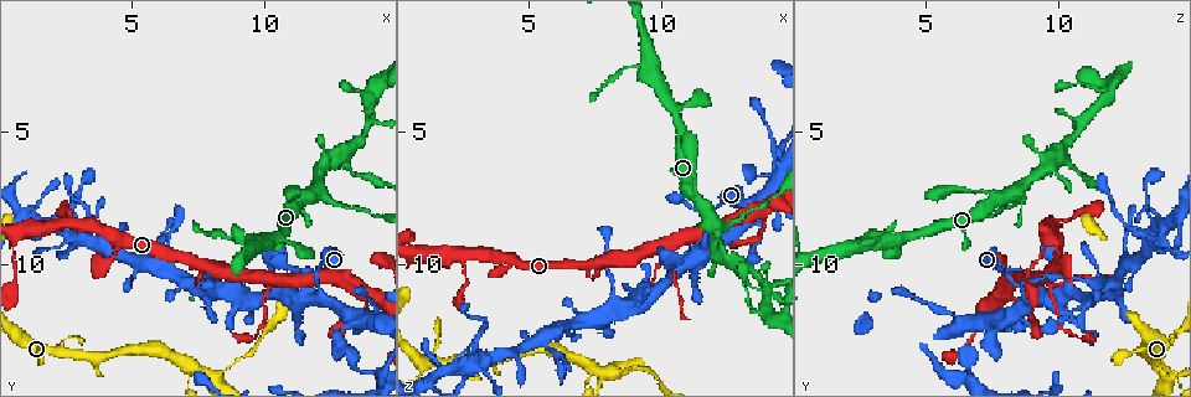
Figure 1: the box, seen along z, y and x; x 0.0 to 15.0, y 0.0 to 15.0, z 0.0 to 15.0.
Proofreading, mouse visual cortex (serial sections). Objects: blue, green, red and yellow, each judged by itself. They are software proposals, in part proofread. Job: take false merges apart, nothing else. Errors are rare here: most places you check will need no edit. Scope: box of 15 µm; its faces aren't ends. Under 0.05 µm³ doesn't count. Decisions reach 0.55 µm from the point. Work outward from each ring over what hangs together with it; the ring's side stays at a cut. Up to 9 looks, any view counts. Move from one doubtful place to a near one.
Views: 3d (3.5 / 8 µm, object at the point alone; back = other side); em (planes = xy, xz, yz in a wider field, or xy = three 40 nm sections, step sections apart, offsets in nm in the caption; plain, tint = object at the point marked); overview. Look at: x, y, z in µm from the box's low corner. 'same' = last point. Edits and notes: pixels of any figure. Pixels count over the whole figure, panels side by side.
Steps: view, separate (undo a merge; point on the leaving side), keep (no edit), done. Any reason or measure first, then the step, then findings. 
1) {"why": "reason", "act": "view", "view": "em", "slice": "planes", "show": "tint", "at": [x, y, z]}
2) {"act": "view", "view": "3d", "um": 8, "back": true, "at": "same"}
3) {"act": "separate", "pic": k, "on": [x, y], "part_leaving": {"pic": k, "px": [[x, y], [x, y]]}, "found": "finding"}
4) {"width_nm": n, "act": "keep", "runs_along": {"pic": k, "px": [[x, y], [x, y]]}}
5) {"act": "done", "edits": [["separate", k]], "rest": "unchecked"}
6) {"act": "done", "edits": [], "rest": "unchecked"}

{"why": "three arms meet", "act": "view", "view": "3d", "um": 3.5, "at": [12.2, 10.9, 8.7]}

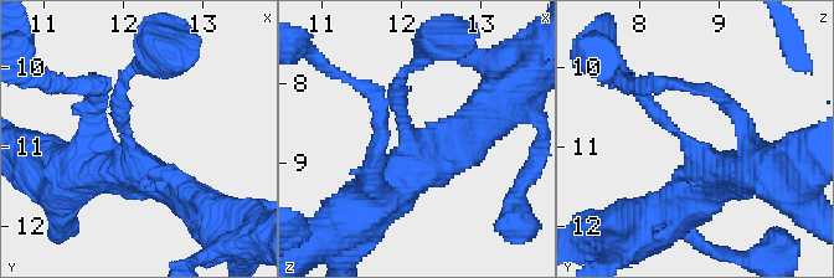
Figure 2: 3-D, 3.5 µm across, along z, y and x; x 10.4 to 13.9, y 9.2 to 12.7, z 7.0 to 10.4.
{"why": "need the tissue", "act": "view", "view": "em", "slice": "planes", "show": "tint", "at": [12.15, 11.00, 8.70]}

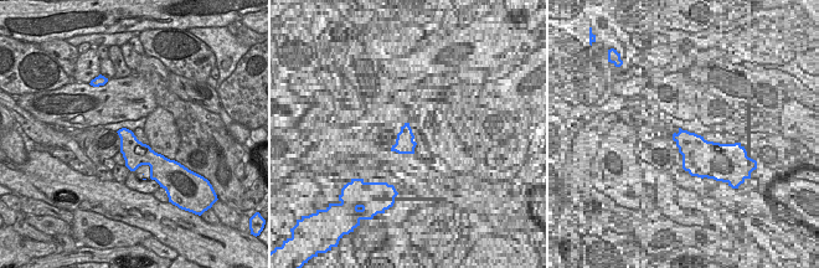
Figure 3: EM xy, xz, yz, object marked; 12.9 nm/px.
{"act": "view", "view": "em", "slice": "xy", "step": 2, "show": "tint", "at": "same"}

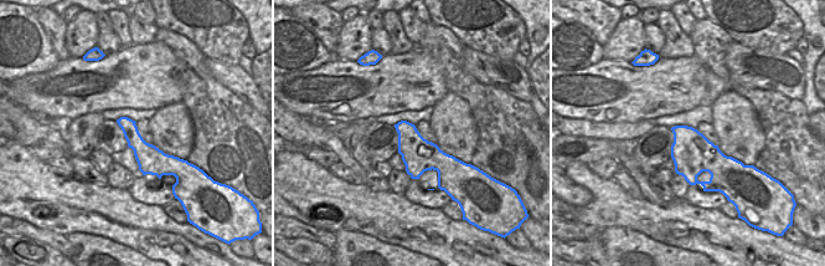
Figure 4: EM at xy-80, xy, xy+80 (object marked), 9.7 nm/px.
{"arm_widths_nm": [200, 450, 500], "act": "keep", "runs_along": {"pic": 4, "px": [[120, 122], [159, 164], [174, 168]]}, "found": "continuous, no second cell"}

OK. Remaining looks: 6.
{"why": "thin arm on a thick one", "act": "view", "view": "3d", "um": 3.5, "at": [11.5, 7.5, 7.7]}

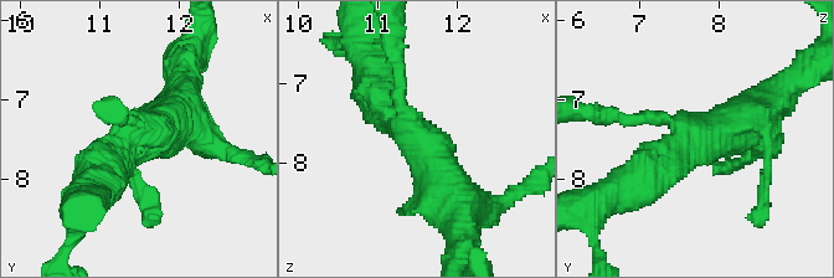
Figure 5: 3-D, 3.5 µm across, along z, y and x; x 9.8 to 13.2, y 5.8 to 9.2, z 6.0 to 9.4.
{"arms": 3, "arm_widths_nm": [200, 500, 600], "act": "view", "view": "em", "slice": "xy", "step": 2, "show": "tint", "at": [11.40, 7.45, 7.65]}

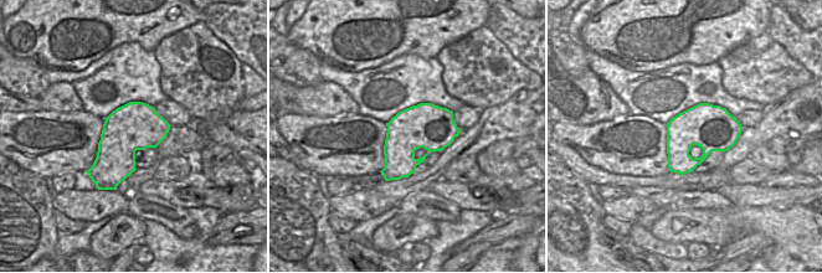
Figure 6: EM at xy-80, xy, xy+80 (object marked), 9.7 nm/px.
{"width_nm": 500, "act": "keep", "runs_along": {"pic": 5, "px": [[374, 81], [451, 192]]}, "found": "one cell here"}

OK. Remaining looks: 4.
{"why": "thick turns thin", "act": "view", "view": "3d", "um": 3.5, "at": [1.8, 8.8, 14.0]}

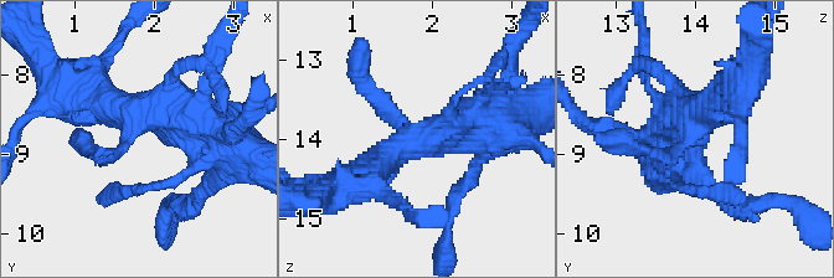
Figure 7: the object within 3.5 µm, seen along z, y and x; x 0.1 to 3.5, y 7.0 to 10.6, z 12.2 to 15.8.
{"why": "need the tissue", "act": "view", "view": "em", "slice": "xy", "step": 1, "show": "plain", "at": [1.70, 8.70, 14.00]}

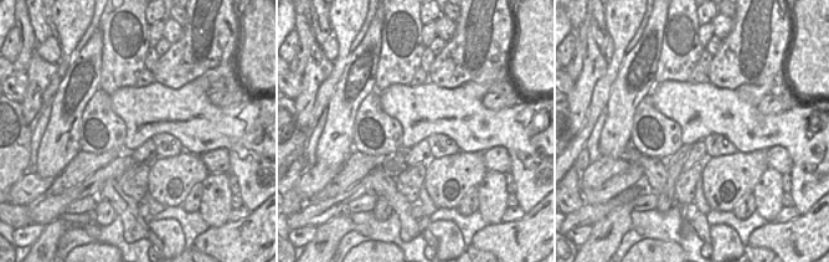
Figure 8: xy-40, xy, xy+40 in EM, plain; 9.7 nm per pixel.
{"act": "view", "view": "em", "slice": "xy", "step": 1, "show": "tint", "at": "same"}

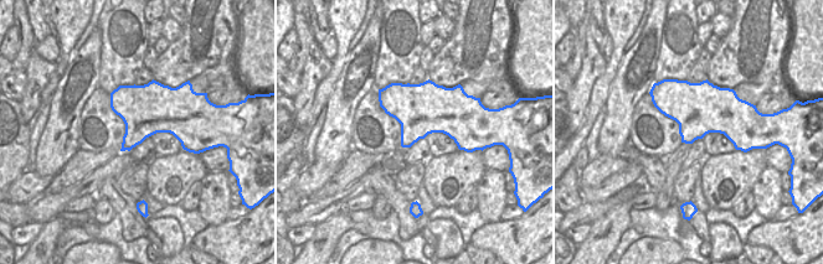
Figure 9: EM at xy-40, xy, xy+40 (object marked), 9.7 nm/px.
{"width_nm": 500, "act": "keep", "runs_along": {"pic": 7, "px": [[466, 124], [408, 143], [363, 83]]}, "found": "all the same cell"}

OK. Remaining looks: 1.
{"act": "done", "edits": [], "rest": "unchecked"}

